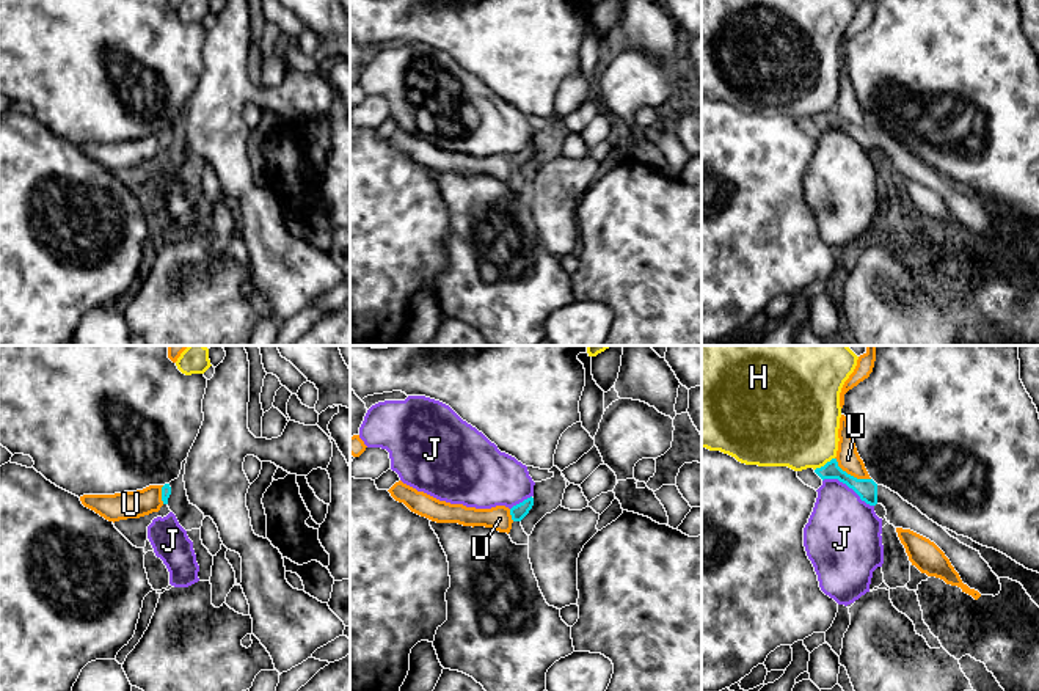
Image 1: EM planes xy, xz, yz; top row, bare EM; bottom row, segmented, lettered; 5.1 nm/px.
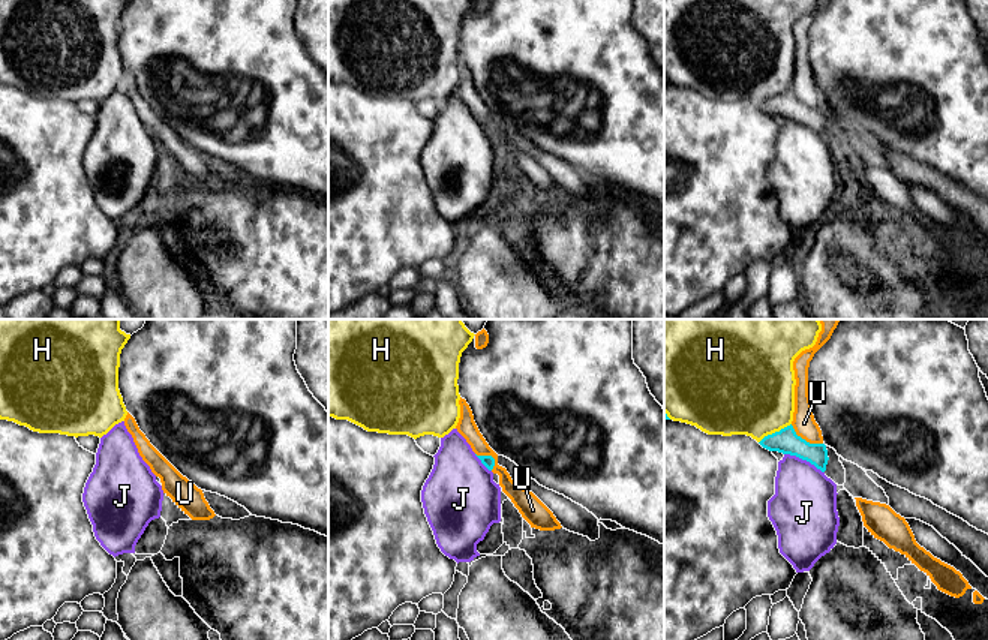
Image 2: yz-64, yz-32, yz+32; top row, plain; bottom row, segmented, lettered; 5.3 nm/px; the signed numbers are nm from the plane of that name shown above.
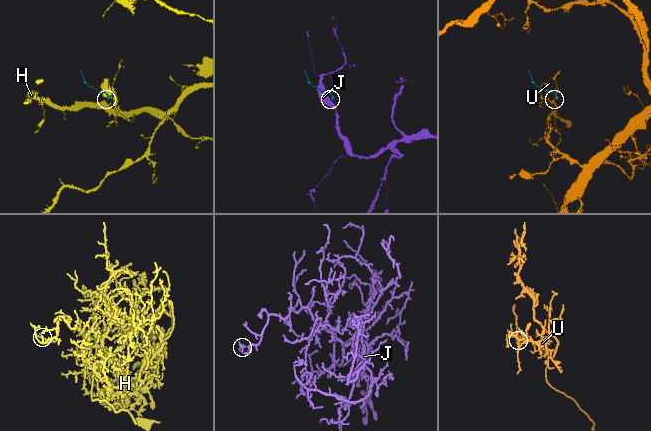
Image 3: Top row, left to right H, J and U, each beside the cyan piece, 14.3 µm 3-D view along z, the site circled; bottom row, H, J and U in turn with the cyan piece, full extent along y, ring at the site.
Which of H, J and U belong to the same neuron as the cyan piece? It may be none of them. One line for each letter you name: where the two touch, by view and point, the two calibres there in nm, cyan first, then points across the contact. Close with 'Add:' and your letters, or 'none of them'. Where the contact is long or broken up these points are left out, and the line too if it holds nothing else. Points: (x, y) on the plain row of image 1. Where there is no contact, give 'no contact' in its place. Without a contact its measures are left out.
Add: none of them

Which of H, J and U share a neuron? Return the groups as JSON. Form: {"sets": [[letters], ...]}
{"sets": [["H"], ["J"], ["U"]]}

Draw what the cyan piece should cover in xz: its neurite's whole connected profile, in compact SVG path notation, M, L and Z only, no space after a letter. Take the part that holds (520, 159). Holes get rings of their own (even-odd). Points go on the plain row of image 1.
M530 144L510 157L513 171L509 184L512 190L516 193L529 193L529 184L524 181L521 168L529 162L532 154L534 154L534 146Z

